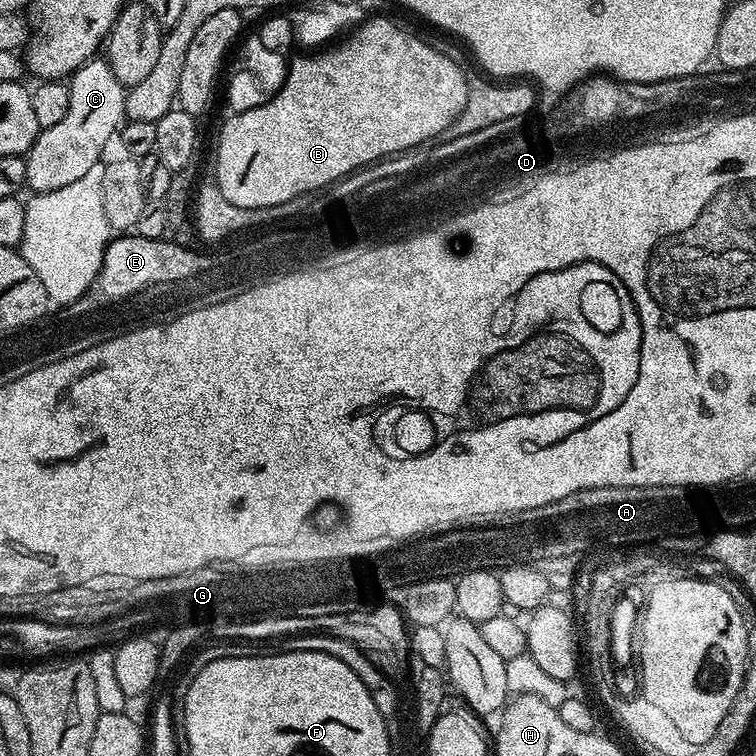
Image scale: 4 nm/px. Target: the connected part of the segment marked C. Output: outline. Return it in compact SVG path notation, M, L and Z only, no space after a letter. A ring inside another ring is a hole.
M93 58L72 73L70 110L55 126L40 129L32 148L26 154L26 185L33 193L62 190L70 182L78 182L90 166L101 163L104 147L117 135L124 115L125 85L114 78L107 59Z

